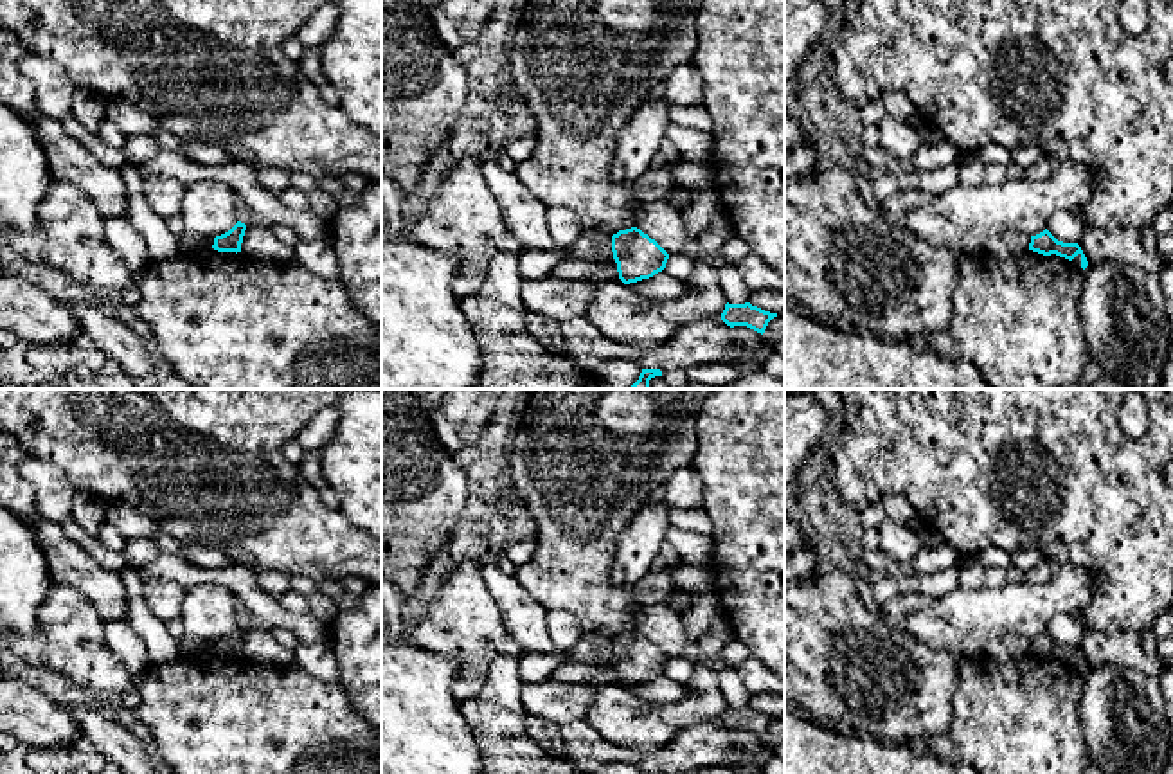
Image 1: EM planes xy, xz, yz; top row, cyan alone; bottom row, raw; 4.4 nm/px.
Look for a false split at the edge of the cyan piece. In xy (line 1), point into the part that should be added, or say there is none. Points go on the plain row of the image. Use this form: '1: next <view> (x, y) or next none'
1: next none

